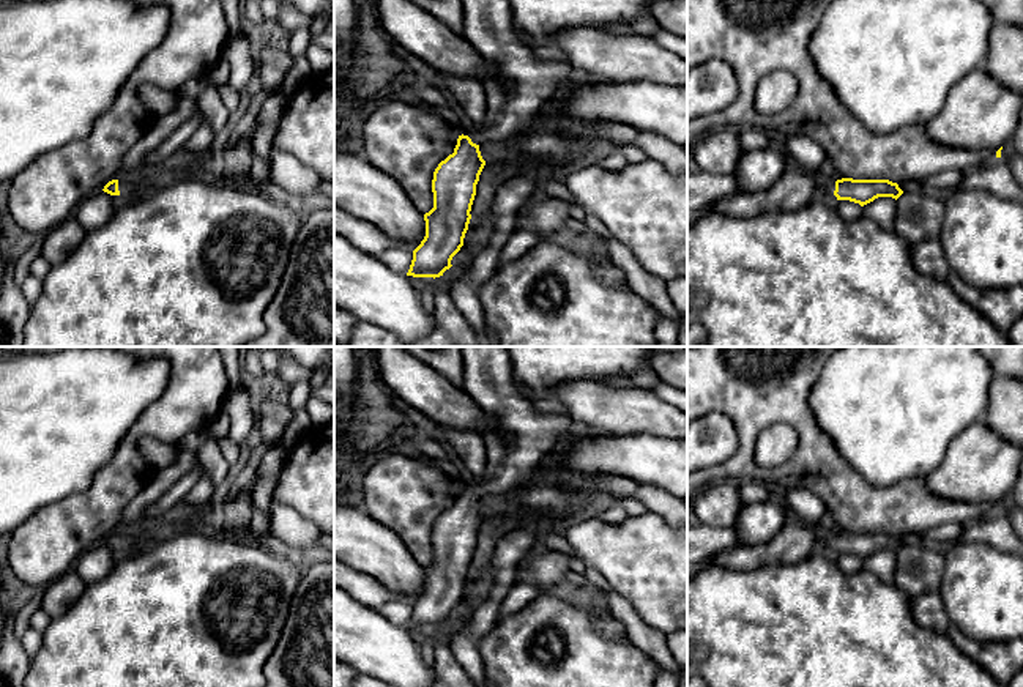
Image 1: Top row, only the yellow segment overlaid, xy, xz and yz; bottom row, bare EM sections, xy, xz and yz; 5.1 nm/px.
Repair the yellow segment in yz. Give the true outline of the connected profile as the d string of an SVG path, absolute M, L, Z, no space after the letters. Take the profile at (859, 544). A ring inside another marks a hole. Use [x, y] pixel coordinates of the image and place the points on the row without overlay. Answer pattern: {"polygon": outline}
{"polygon": "M829 533L823 534L826 545L837 550L837 553L850 553L859 556L861 559L873 555L878 550L898 551L903 544L897 536L889 533Z"}

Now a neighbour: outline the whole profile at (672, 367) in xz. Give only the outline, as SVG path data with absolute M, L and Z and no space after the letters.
M687 351L653 353L648 364L660 381L687 392Z

